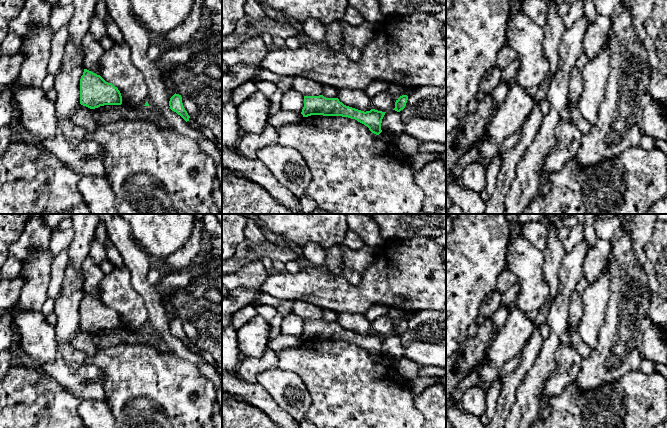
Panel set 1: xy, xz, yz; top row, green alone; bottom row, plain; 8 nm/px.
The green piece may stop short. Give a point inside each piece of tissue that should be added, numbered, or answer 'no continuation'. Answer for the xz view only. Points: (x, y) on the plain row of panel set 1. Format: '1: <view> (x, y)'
no continuation

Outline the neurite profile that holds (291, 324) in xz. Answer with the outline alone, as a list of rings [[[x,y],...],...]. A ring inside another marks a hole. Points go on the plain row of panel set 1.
[[[291,312],[282,317],[280,322],[280,330],[284,335],[301,337],[304,331],[304,319]]]

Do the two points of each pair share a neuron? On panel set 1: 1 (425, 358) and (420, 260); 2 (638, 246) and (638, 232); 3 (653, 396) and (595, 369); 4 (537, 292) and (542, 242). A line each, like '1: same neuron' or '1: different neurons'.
1: different neurons
2: same neuron
3: different neurons
4: different neurons

